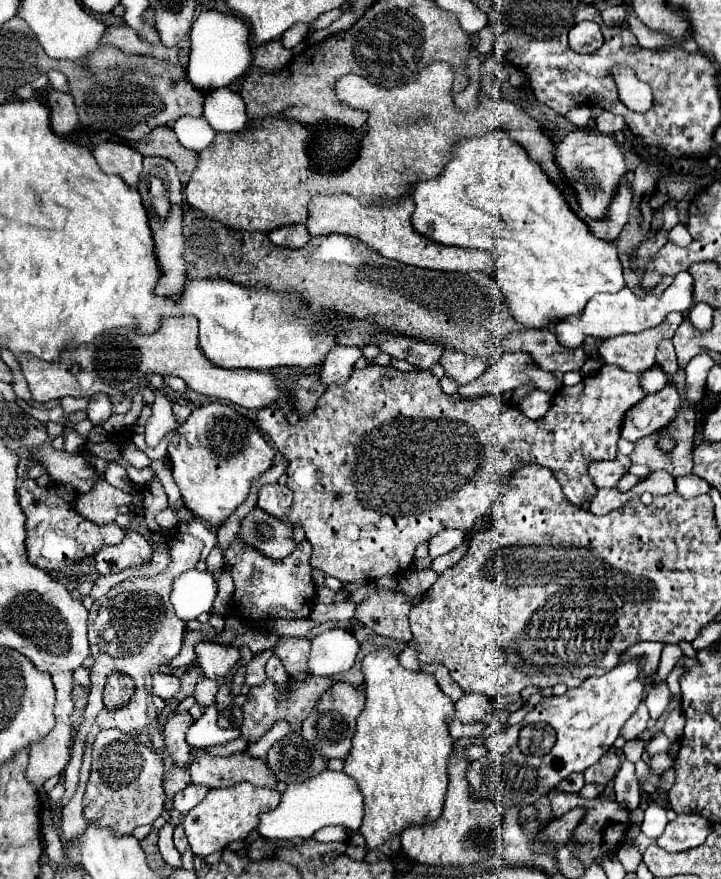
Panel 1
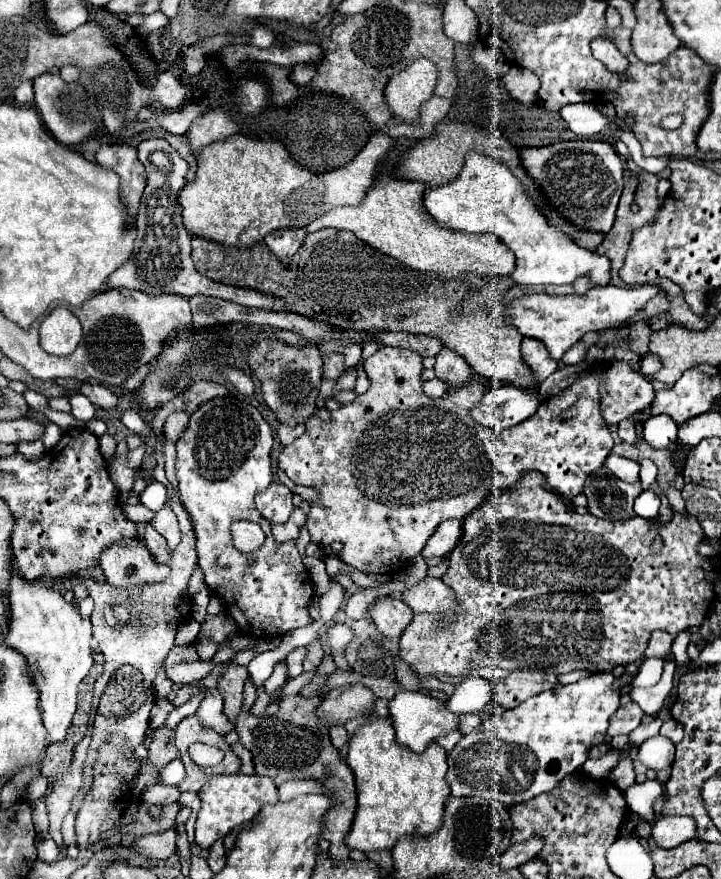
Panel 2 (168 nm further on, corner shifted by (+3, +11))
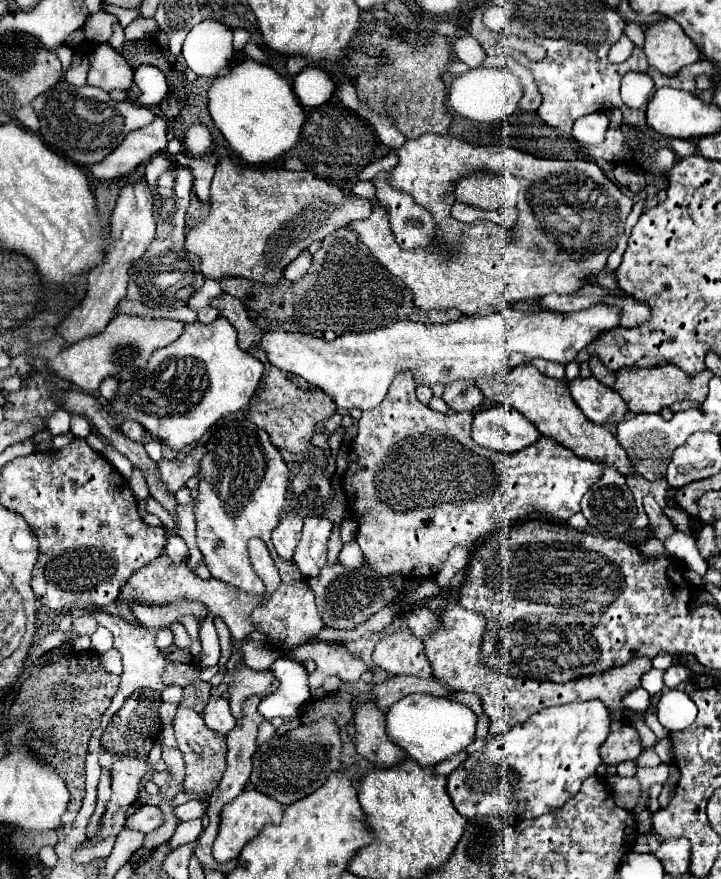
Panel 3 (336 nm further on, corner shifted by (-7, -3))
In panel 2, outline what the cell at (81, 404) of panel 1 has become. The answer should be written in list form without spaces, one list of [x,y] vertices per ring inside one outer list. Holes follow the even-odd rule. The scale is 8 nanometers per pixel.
[[[84,382],[84,384],[78,388],[78,394],[88,396],[96,406],[106,408],[106,410],[118,406],[118,398],[114,396],[114,392],[110,392],[106,386],[100,386],[100,384],[94,386],[94,384],[86,384],[86,382]]]

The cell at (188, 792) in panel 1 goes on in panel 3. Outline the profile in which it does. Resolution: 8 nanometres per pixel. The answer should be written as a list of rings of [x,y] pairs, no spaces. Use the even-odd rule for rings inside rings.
[[[142,806],[138,808],[132,816],[126,818],[126,828],[130,830],[140,830],[144,834],[152,832],[162,824],[162,812],[156,806]]]

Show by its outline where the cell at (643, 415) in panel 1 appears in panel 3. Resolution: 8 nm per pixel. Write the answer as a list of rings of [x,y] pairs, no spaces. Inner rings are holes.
[[[594,376],[584,380],[576,378],[568,386],[578,408],[596,424],[616,424],[628,416],[626,402],[612,388],[600,384]]]

